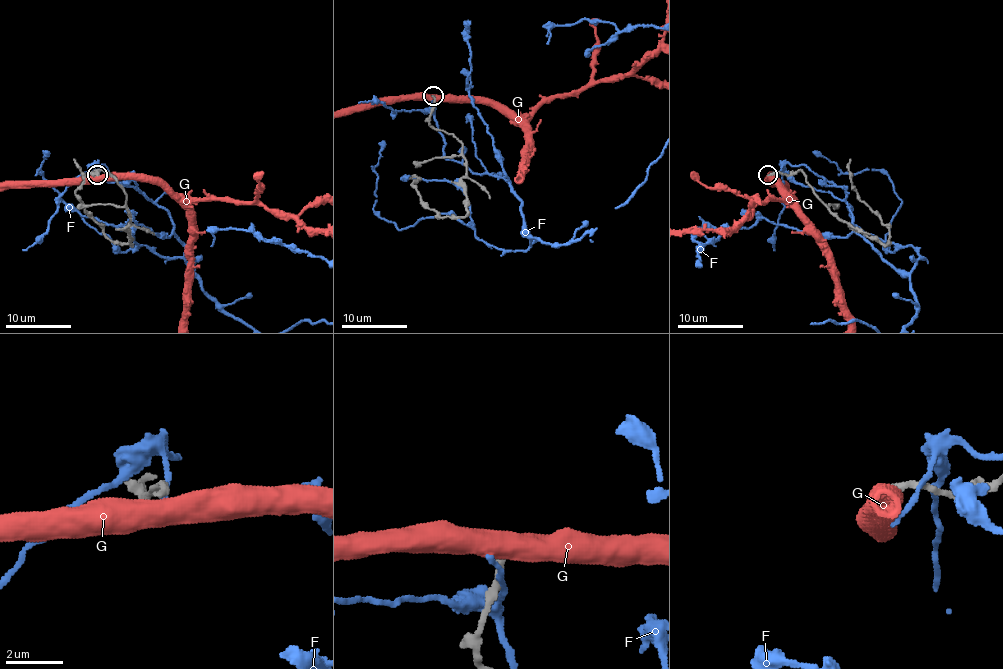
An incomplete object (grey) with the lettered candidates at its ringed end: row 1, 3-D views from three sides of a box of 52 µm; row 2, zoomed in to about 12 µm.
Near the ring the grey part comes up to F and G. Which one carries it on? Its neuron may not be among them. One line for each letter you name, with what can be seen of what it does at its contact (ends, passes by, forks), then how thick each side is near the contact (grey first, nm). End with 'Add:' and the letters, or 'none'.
Add: none

